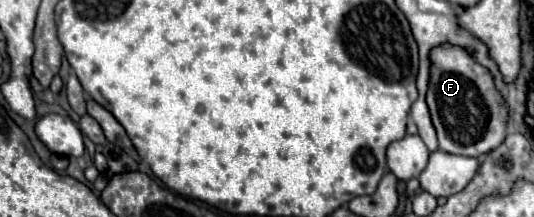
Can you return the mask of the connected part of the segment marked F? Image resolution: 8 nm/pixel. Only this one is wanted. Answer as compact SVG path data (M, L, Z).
M450 43L432 47L428 59L430 81L426 91L426 103L438 135L440 149L466 157L478 157L496 149L508 135L506 123L510 117L510 109L506 107L504 97L494 85L492 73L476 63L468 49Z

